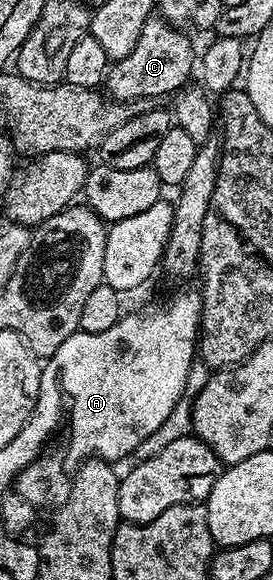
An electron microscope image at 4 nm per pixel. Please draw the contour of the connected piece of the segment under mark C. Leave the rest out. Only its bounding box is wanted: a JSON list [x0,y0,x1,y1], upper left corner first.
[106,17,194,101]

